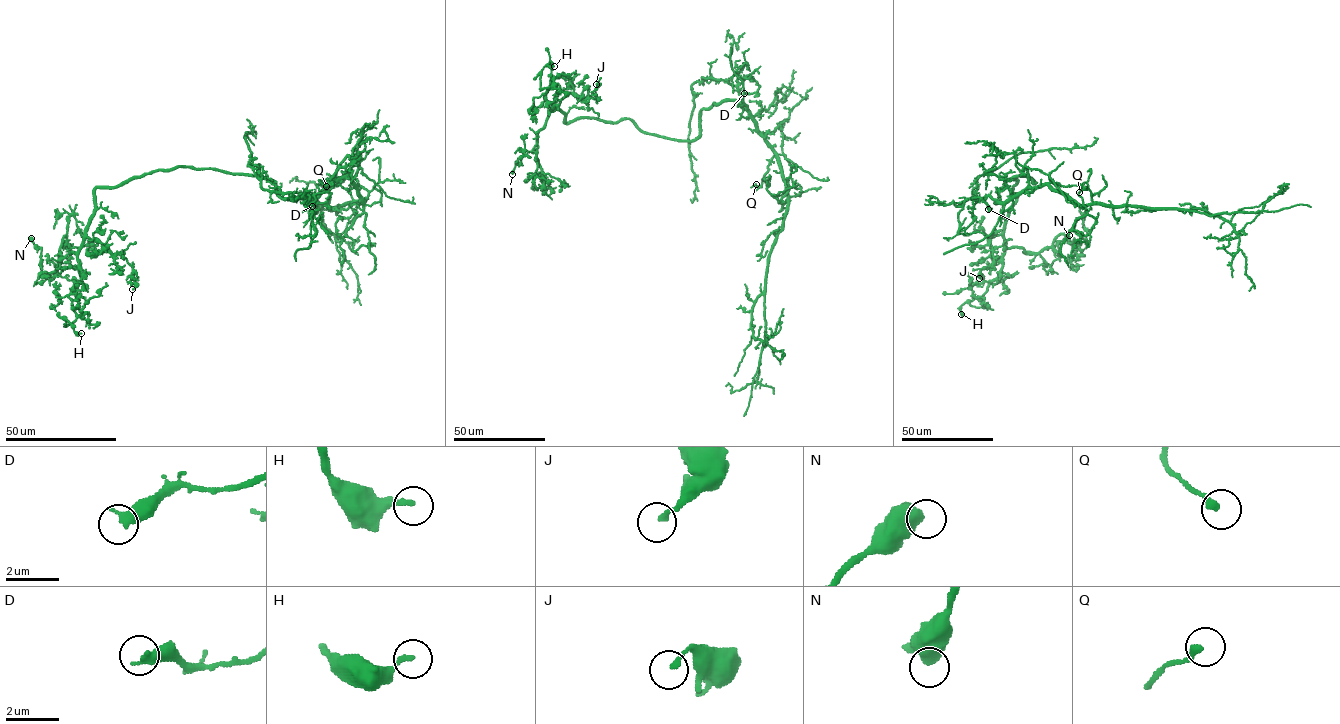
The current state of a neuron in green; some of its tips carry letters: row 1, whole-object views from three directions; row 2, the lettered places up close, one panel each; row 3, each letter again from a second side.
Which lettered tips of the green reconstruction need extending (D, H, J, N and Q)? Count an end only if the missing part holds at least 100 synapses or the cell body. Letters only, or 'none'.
none

